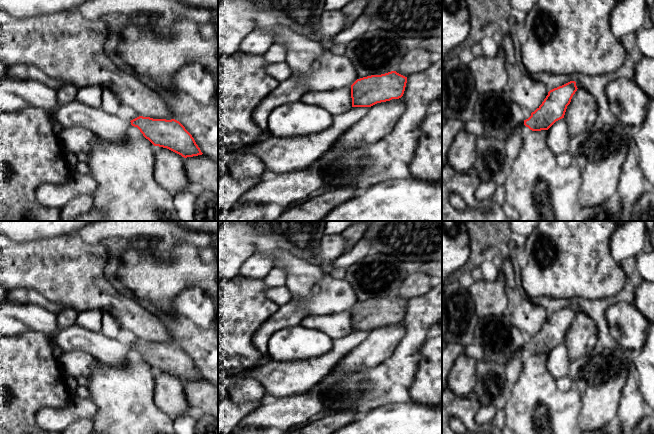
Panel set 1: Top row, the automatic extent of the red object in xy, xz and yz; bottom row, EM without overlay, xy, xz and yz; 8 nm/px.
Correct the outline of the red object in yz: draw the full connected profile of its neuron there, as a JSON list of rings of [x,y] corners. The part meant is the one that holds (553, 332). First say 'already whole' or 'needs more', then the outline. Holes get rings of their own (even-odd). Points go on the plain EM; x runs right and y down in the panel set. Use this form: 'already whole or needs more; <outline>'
needs more; [[[575,305],[550,314],[542,328],[524,344],[524,349],[532,355],[548,354],[562,342],[571,361],[586,355],[598,343],[595,322],[578,312]]]

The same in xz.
needs more; [[[396,295],[357,303],[351,309],[352,331],[369,331],[370,333],[360,344],[358,344],[342,360],[340,360],[334,369],[344,371],[365,371],[387,360],[393,354],[399,342],[405,335],[405,327],[401,321],[404,318],[406,307],[407,301],[397,297]]]

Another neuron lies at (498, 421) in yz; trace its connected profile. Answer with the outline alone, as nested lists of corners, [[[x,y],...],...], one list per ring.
[[[504,408],[503,409],[499,409],[497,410],[494,418],[492,421],[490,421],[488,423],[488,425],[486,427],[489,427],[489,428],[498,428],[498,429],[503,429],[505,426],[505,410]]]

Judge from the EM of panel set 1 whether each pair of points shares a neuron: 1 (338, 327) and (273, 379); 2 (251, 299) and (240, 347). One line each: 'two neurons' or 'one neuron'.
1: two neurons
2: one neuron

